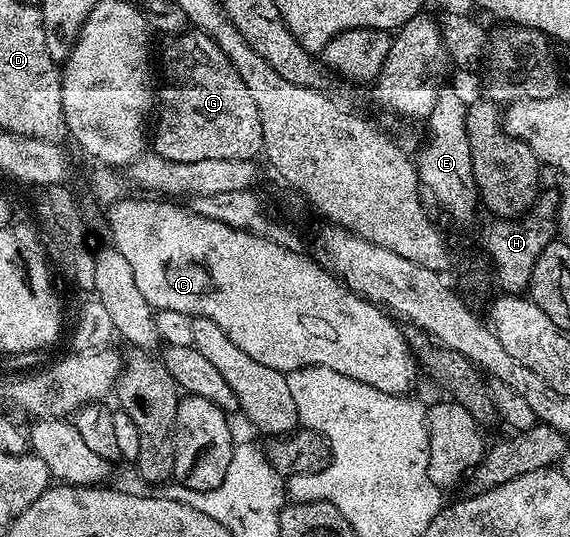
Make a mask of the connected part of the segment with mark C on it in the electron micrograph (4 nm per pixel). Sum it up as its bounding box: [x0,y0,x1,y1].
[109,198,419,395]

